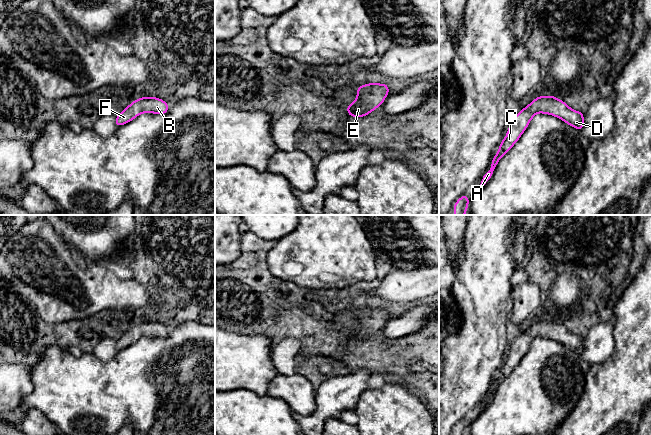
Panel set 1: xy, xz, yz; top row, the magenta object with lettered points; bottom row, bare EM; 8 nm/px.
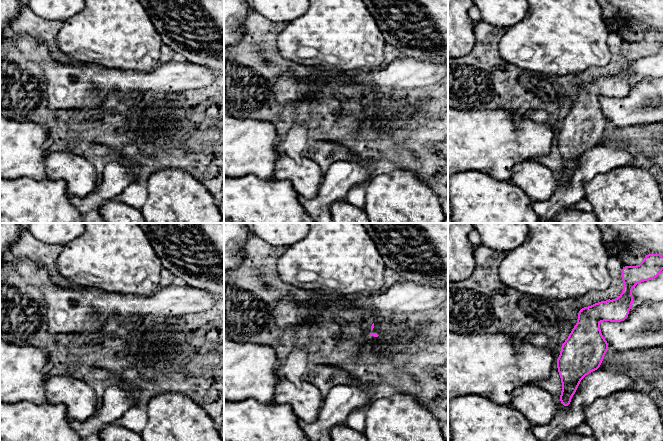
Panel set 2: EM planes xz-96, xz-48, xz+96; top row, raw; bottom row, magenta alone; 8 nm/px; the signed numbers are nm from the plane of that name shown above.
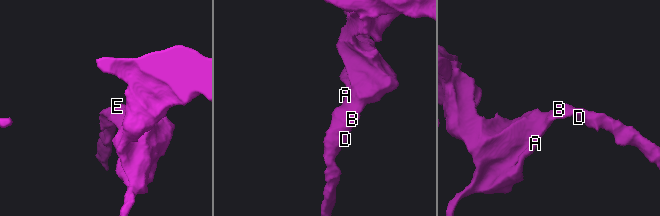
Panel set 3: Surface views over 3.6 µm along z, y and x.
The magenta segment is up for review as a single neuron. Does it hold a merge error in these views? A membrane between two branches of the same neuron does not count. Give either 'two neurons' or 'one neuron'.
one neuron

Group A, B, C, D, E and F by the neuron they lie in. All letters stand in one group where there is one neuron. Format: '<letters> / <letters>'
A B C D E F

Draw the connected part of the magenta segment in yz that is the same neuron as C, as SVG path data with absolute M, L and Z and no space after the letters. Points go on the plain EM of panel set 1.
M553 319L538 320L529 329L523 332L511 345L507 359L500 367L497 378L491 384L491 393L482 400L479 413L491 403L499 384L519 364L531 343L538 336L553 339L579 355L584 351L584 337L571 333L565 326Z

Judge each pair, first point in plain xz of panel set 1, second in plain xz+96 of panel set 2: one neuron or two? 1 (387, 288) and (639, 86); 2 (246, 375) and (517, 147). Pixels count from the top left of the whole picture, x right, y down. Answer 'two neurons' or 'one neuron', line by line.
1: two neurons
2: one neuron

